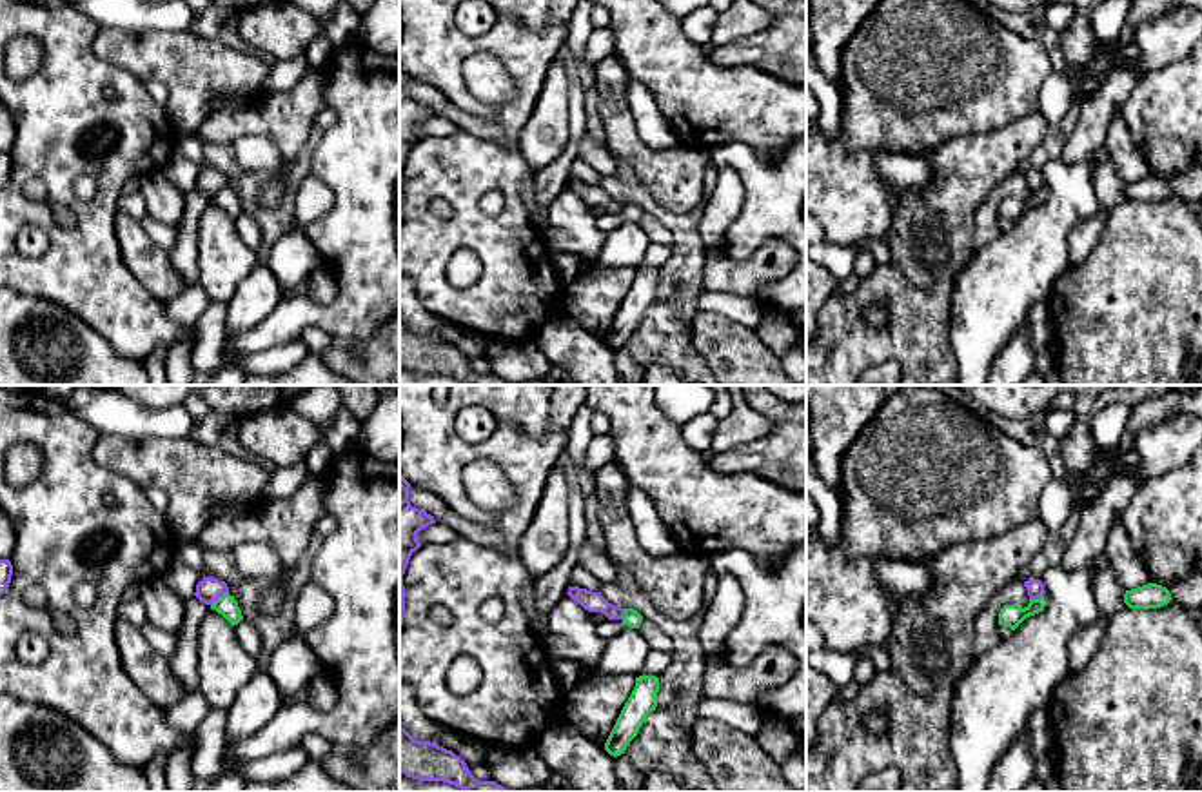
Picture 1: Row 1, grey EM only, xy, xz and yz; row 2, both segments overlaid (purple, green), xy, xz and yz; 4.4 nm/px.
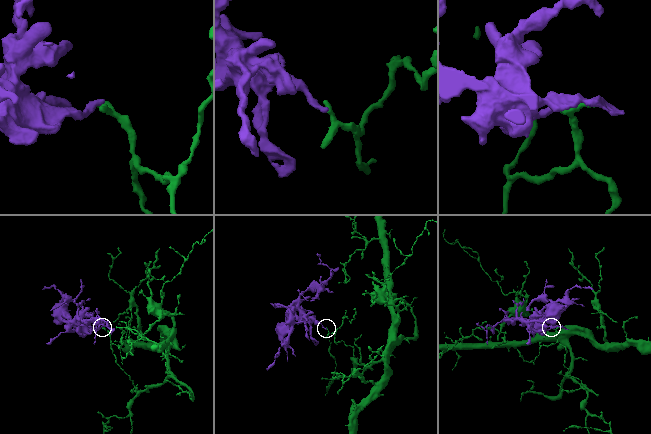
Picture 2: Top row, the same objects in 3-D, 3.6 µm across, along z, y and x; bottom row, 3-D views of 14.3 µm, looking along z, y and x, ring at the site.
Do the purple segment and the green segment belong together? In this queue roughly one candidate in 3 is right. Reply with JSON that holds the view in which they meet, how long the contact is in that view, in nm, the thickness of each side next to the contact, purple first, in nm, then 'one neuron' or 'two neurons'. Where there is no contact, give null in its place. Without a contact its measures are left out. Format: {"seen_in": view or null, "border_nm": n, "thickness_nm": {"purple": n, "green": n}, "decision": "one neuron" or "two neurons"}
{"seen_in": "xy", "border_nm": 100, "thickness_nm": {"purple": 110, "green": 90}, "decision": "two neurons"}

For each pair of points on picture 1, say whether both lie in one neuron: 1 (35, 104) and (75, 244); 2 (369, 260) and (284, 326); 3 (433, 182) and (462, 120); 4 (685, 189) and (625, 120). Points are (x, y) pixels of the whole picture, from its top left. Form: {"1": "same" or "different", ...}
{"1": "same", "2": "same", "3": "different", "4": "same"}

